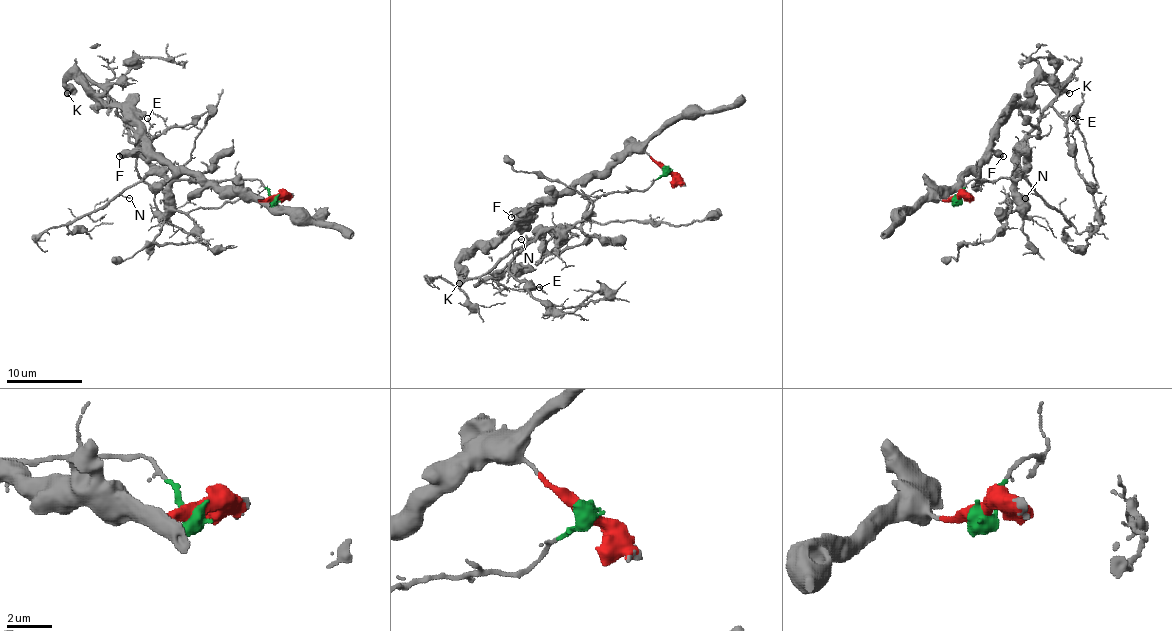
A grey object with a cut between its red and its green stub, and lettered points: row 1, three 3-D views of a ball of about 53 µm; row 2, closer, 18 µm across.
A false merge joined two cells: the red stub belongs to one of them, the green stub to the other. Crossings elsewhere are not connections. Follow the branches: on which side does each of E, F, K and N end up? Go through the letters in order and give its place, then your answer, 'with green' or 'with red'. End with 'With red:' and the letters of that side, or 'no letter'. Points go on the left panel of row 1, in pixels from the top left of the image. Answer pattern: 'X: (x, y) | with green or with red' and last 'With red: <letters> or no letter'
E: (147, 118) | with green
F: (119, 156) | with red
K: (67, 93) | with red
N: (129, 198) | with green
With red: F, K

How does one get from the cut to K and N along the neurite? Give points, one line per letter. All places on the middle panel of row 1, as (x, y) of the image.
K: (666, 170), (645, 153), (626, 153), (602, 172), (575, 179), (497, 238), (482, 240), (457, 265), (459, 284)
N: (666, 170), (647, 189), (600, 194), (588, 206), (579, 227), (556, 227), (516, 248), (512, 244), (522, 240)

